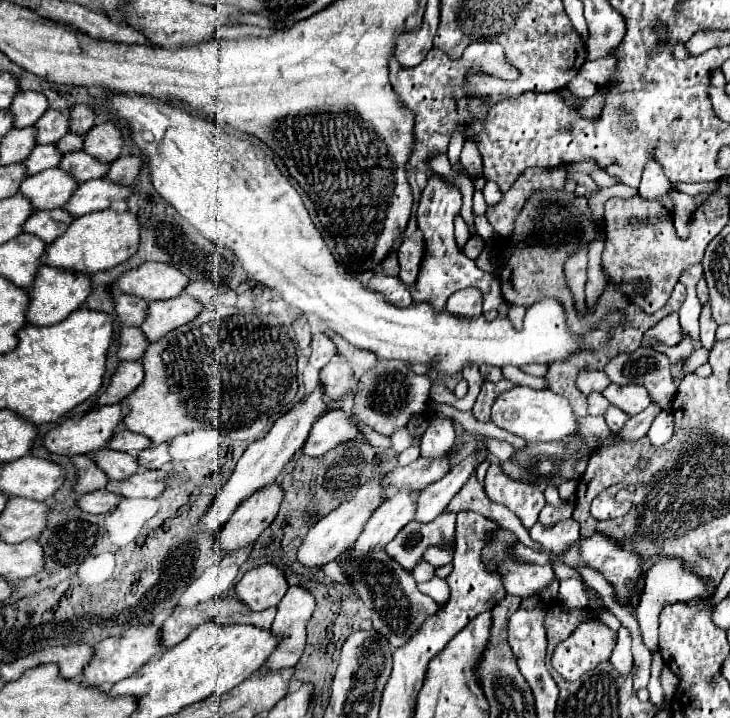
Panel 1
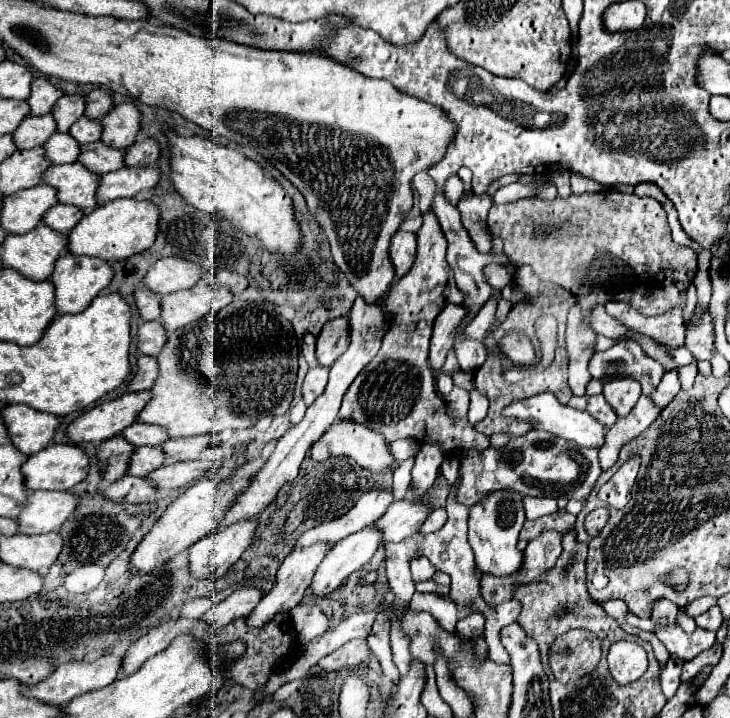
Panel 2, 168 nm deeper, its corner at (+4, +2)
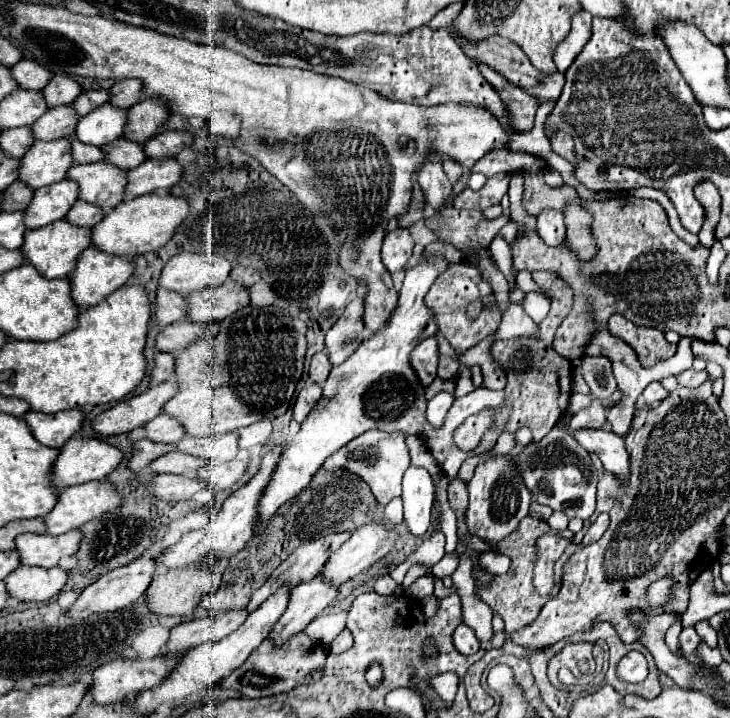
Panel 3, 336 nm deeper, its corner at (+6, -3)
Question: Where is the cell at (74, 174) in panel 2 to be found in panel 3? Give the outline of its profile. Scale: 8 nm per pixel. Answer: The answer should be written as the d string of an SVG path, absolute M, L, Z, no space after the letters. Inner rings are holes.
M103 161L89 165L71 165L67 179L79 185L81 201L97 205L103 211L113 209L125 197L125 171Z

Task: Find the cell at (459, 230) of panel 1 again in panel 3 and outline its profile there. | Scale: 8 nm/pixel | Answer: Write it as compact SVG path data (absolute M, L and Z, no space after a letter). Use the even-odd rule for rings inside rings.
M445 159L443 167L445 167L445 175L447 175L449 181L455 185L455 183L461 179L461 175L463 175L463 167L457 167L457 163L449 163L449 159Z

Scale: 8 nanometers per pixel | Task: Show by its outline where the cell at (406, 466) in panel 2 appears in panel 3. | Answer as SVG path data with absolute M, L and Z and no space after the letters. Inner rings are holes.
M395 497L387 507L385 507L385 521L389 525L399 525L403 521L403 507L401 507L401 499Z

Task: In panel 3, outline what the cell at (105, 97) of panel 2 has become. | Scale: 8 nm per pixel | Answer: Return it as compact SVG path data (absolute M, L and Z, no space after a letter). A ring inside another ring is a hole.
M121 81L121 83L115 83L111 89L109 89L109 103L113 107L119 107L119 109L129 109L131 105L135 105L137 101L141 101L141 83L137 81Z

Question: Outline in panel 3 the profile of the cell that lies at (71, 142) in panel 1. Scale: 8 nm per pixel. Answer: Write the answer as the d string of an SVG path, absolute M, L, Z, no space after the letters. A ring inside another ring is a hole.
M107 103L79 119L79 123L75 127L75 137L81 143L103 147L103 145L111 143L113 139L121 137L125 121L127 121L125 111Z

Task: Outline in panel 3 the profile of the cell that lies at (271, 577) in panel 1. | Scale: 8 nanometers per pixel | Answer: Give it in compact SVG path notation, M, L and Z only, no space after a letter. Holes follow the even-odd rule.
M233 609L221 617L207 616L179 623L171 629L171 639L161 653L183 653L189 647L219 641L233 633L247 619L247 615L247 609Z

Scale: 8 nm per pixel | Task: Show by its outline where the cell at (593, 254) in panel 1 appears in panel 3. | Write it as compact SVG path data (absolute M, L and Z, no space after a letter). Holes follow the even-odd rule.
M687 369L687 371L683 371L683 373L677 375L677 383L685 385L685 387L699 387L705 379L709 379L709 375L705 371L697 373L693 369Z

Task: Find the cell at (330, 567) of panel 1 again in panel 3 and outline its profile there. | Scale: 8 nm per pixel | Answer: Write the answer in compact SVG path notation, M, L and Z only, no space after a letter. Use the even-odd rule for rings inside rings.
M385 574L376 580L374 590L380 595L388 596L395 587L396 583L391 579L391 576Z

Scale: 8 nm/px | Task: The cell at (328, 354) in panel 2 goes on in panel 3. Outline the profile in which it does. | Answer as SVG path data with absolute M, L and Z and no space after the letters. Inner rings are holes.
M357 297L347 305L343 315L325 335L325 349L331 365L343 363L363 339L363 299Z

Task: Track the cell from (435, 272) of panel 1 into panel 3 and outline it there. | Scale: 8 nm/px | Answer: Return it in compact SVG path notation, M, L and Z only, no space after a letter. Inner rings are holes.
M421 255L419 263L413 269L407 269L401 291L399 291L399 303L397 303L395 311L391 313L391 317L387 319L387 323L383 325L383 329L373 331L371 337L367 337L347 361L343 361L341 365L331 369L329 377L321 383L323 385L321 403L317 403L315 411L303 421L301 431L283 449L283 455L277 463L277 471L273 473L273 479L271 479L269 487L261 497L261 505L259 505L261 521L255 527L255 533L259 533L267 525L267 521L273 517L273 513L287 499L295 497L311 481L311 477L317 473L317 469L323 465L323 461L333 451L337 451L339 447L343 447L345 443L349 443L351 439L355 439L357 435L361 435L369 429L401 431L405 435L417 435L425 443L429 453L437 459L439 467L443 469L443 473L447 475L449 481L457 475L457 471L459 471L459 467L465 459L493 449L497 437L503 431L507 415L509 415L509 409L503 407L503 391L475 389L467 397L454 401L447 417L445 417L443 427L433 427L427 421L425 387L421 385L421 381L419 381L419 377L417 377L417 373L415 373L415 369L411 367L411 361L409 361L411 351L423 339L437 333L435 315L423 303L423 297L429 291L429 287L433 285L433 281L447 267L449 267L449 263L441 255L437 255L437 257ZM487 405L497 407L497 409L503 407L503 411L499 411L499 415L495 419L493 431L489 431L489 435L485 435L485 439L481 439L477 449L467 451L467 453L461 451L453 443L453 431L469 415L481 411L481 407L487 407Z

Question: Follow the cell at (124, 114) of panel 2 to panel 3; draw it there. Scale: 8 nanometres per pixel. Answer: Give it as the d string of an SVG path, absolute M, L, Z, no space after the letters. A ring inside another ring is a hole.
M143 99L127 109L127 125L123 137L133 143L145 143L167 121L169 111L161 99Z

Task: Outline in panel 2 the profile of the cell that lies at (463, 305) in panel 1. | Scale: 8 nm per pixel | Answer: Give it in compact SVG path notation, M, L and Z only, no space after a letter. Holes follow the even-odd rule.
M449 304L433 324L433 334L431 334L431 348L429 348L429 366L437 372L441 370L447 352L453 348L455 342L455 332L459 324L465 320L467 310L459 304Z

